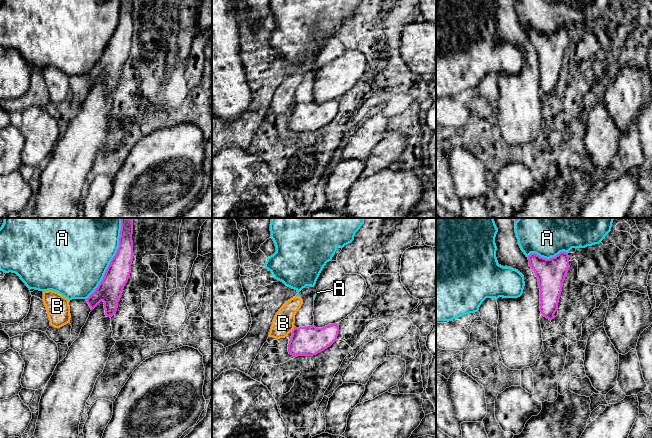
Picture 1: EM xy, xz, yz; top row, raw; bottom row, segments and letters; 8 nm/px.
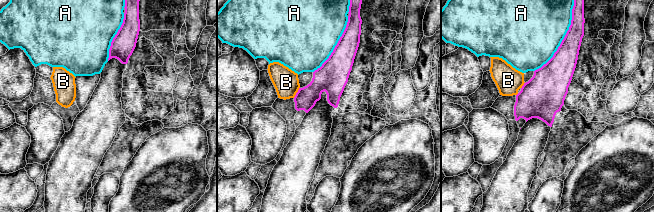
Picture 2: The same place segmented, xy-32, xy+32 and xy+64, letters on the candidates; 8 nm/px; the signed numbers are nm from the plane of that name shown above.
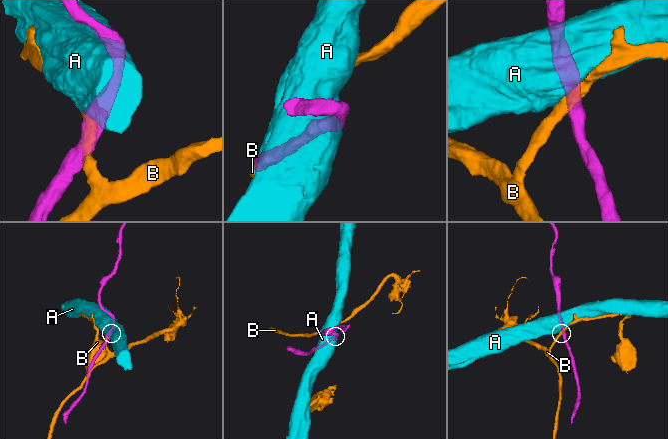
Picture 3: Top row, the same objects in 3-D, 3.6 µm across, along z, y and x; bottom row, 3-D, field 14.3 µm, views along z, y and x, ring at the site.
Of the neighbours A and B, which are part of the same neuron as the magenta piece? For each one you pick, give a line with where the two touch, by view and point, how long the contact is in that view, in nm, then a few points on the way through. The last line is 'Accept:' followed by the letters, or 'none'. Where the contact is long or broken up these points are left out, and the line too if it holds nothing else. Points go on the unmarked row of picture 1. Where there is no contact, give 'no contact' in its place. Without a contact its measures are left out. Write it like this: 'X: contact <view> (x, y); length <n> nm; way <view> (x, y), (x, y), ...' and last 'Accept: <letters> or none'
Accept: none

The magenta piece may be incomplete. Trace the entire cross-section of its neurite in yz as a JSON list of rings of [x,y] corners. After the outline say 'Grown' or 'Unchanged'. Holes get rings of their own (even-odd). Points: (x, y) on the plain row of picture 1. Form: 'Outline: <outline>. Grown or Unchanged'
Outline: [[[495,0],[498,8],[495,13],[498,40],[518,46],[524,52],[525,62],[518,74],[497,75],[499,96],[497,100],[497,121],[503,140],[511,146],[521,146],[534,141],[543,122],[540,92],[549,96],[555,94],[562,68],[563,58],[570,44],[569,32],[560,28],[546,35],[535,29],[528,33],[521,26],[515,9],[515,0]]]. Grown

